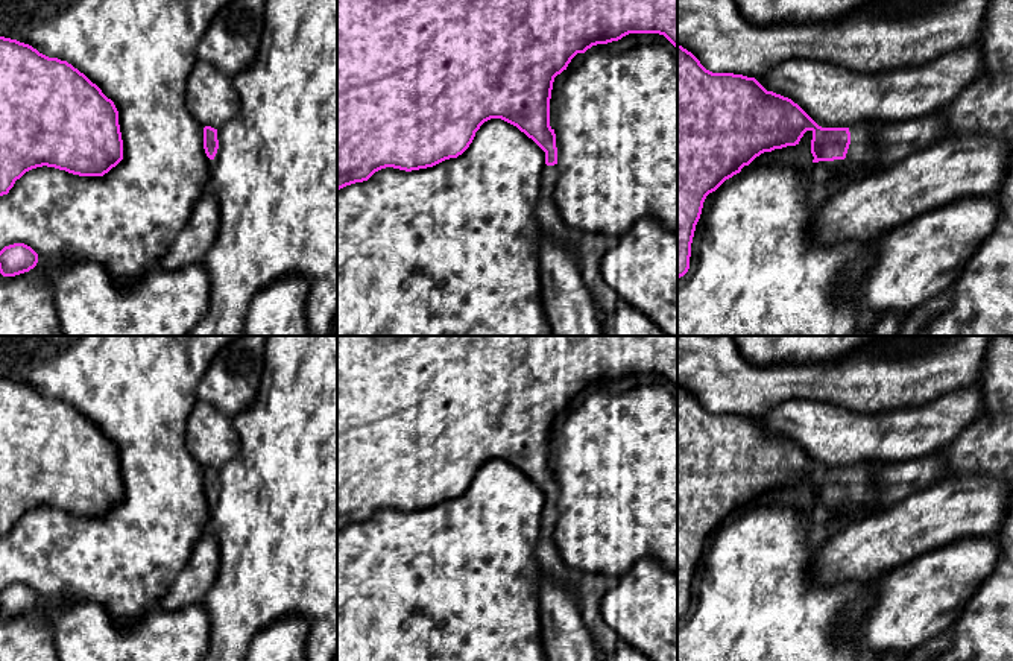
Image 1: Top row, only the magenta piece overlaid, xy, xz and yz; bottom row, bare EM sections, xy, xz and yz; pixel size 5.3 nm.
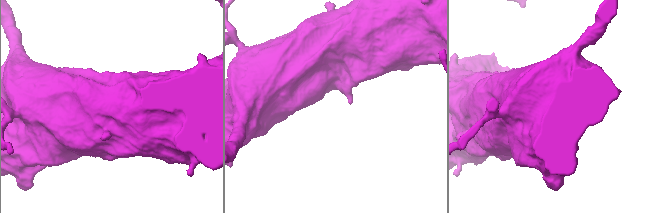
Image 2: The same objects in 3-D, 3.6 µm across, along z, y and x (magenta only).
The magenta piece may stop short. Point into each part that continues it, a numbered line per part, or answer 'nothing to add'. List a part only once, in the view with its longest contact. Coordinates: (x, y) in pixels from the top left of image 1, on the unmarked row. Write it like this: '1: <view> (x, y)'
1: yz (893, 482)

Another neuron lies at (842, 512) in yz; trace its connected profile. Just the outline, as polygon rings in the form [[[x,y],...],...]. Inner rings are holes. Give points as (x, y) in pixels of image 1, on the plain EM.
[[[844,500],[828,501],[831,506],[831,515],[823,523],[828,535],[831,536],[837,530],[844,529],[850,521],[864,517],[866,514],[875,511],[875,506],[867,504],[850,504]]]

